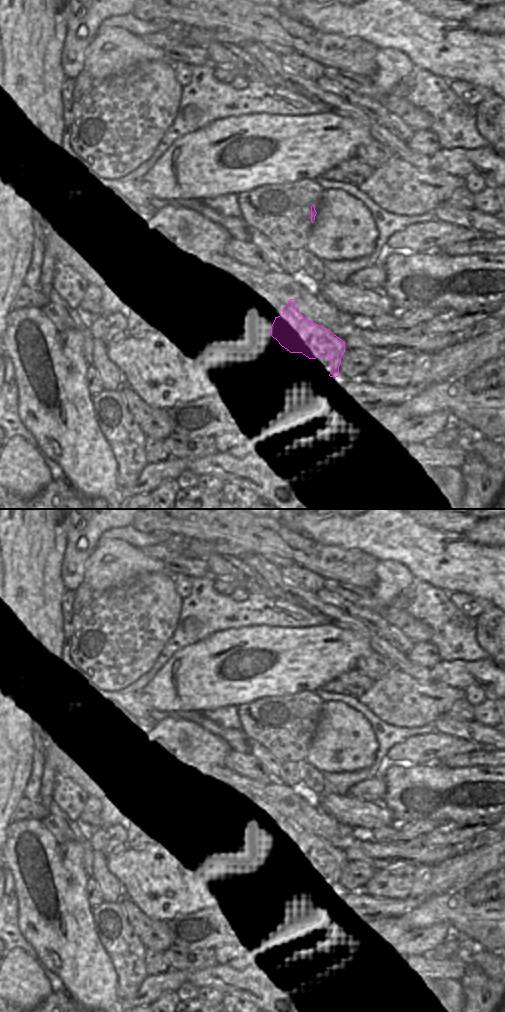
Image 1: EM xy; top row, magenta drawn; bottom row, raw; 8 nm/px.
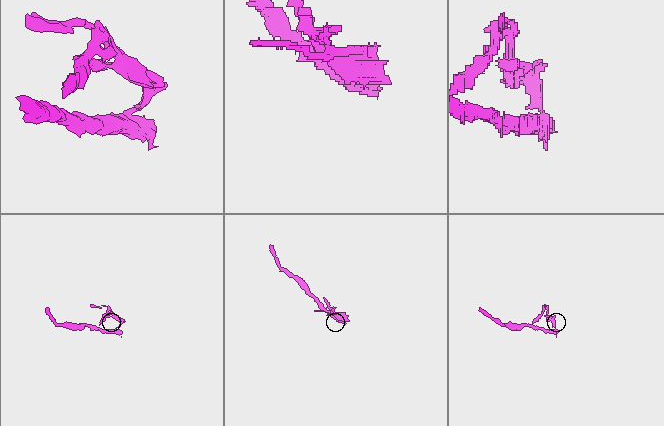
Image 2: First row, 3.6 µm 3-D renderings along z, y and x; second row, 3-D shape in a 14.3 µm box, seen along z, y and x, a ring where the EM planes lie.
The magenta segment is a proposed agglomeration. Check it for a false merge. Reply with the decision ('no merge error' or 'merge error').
merge error

